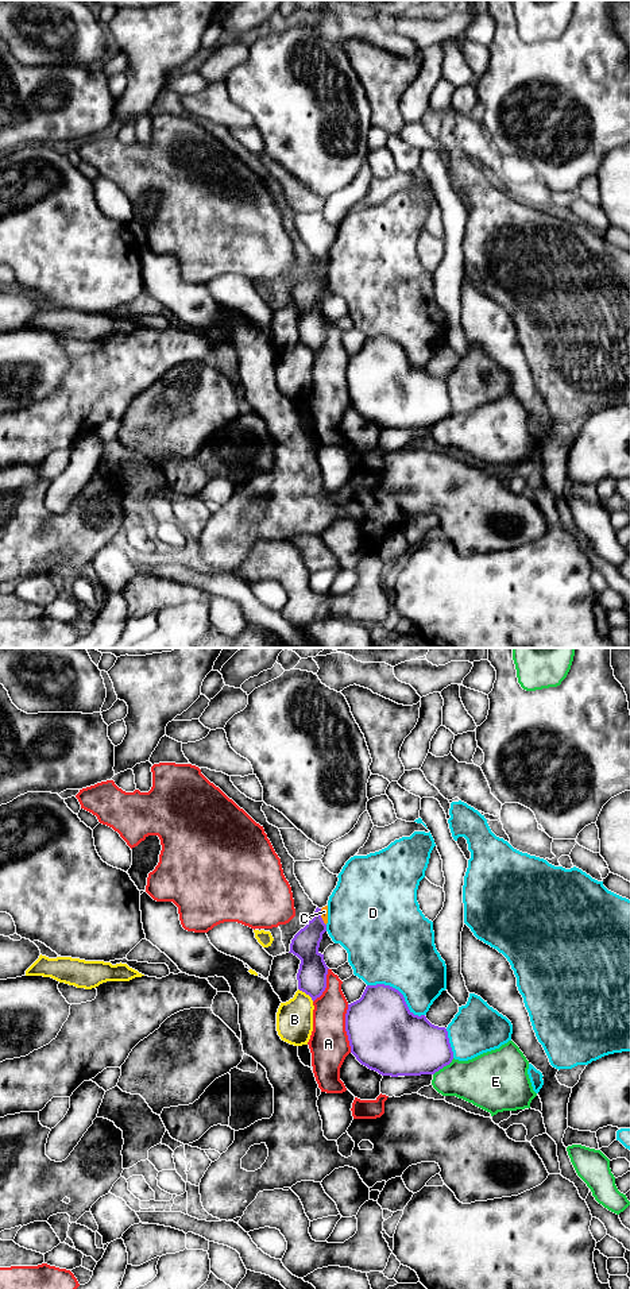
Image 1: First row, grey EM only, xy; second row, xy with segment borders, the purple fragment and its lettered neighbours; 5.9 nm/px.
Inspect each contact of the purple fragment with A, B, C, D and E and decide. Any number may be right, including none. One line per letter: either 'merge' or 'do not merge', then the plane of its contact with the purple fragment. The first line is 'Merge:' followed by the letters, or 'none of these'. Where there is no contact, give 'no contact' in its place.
Merge: none of these
A: do not merge; contact in xy
B: do not merge; contact in xy
C: do not merge; contact in xy
D: do not merge; contact in xy
E: do not merge; contact in xy

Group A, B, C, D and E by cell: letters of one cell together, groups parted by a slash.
A / B / C / D / E

